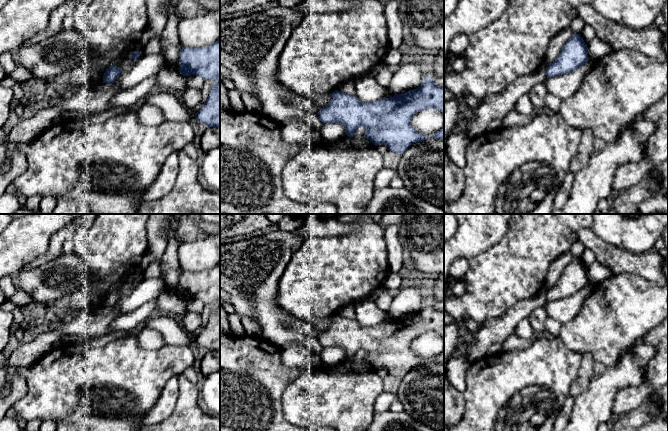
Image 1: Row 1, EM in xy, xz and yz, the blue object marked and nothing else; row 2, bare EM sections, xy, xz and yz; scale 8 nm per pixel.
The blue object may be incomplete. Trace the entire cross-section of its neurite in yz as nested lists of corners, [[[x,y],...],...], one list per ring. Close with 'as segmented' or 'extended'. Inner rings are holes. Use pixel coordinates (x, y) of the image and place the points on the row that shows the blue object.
[[[574,33],[565,43],[558,57],[547,66],[547,78],[574,72],[589,60],[587,45],[580,34]]]; as segmented

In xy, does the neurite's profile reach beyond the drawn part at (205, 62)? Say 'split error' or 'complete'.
complete

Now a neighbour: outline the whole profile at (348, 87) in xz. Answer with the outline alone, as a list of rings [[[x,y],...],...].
[[[347,81],[343,84],[341,84],[338,89],[337,89],[339,92],[341,93],[346,93],[346,94],[349,94],[349,95],[354,95],[355,92],[356,92],[356,89],[355,89],[355,82],[354,81]]]

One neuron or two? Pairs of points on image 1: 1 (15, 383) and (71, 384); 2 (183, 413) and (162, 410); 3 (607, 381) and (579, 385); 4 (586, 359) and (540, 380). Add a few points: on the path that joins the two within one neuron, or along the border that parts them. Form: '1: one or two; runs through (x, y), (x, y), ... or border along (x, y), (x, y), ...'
1: two; border along (17, 369), (25, 381), (26, 392), (13, 403)
2: two; border along (179, 388), (173, 411), (162, 420)
3: two; border along (594, 376), (590, 384), (574, 398)
4: two; border along (581, 356), (580, 368), (576, 379), (572, 383)

